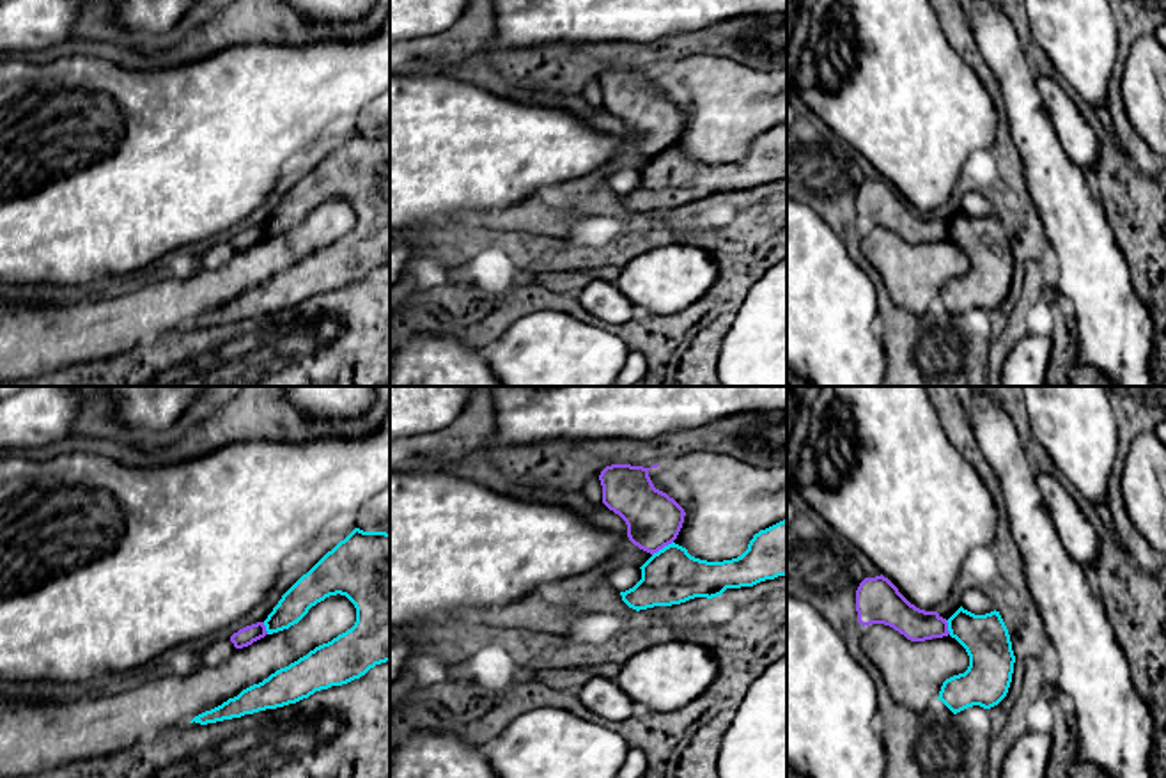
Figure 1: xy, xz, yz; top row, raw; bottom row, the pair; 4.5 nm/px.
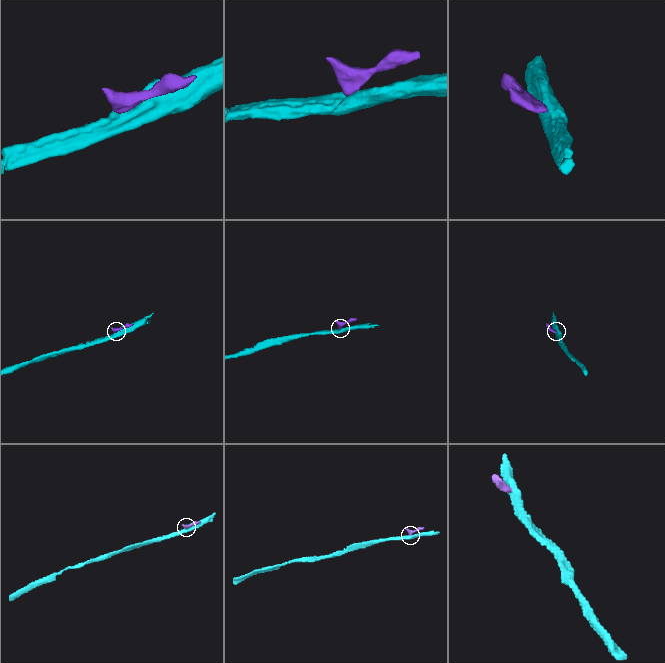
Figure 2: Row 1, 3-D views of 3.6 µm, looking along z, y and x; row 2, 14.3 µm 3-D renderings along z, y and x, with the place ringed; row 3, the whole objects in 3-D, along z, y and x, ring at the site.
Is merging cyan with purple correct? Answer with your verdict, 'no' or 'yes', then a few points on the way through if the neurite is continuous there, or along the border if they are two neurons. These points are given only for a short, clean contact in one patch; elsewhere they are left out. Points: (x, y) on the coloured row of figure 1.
yes; way xz (670, 576), (670, 562), (663, 548), (654, 534), (654, 520)

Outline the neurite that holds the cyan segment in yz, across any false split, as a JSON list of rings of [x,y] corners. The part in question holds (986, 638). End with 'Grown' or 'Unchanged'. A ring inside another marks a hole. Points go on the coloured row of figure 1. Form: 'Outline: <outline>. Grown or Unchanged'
Outline: [[[882,574],[859,583],[856,611],[863,627],[884,624],[911,642],[950,634],[966,649],[968,670],[946,679],[937,696],[953,714],[973,705],[991,709],[1007,696],[1015,656],[999,611],[975,615],[960,606],[946,620],[911,604]]]. Grown

